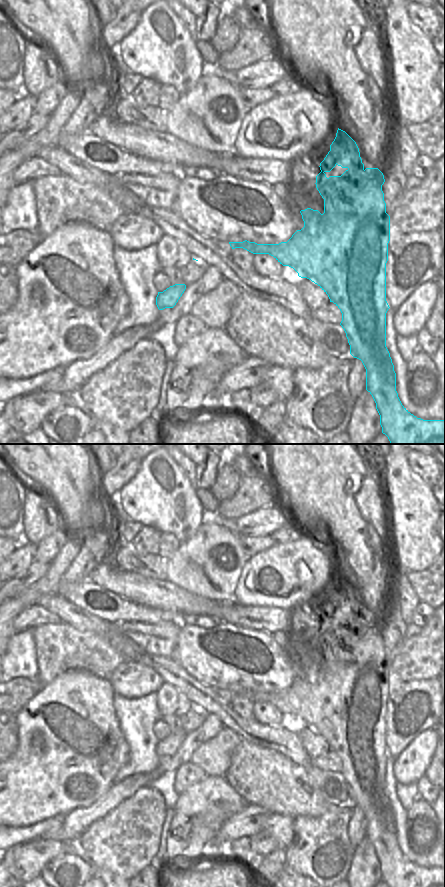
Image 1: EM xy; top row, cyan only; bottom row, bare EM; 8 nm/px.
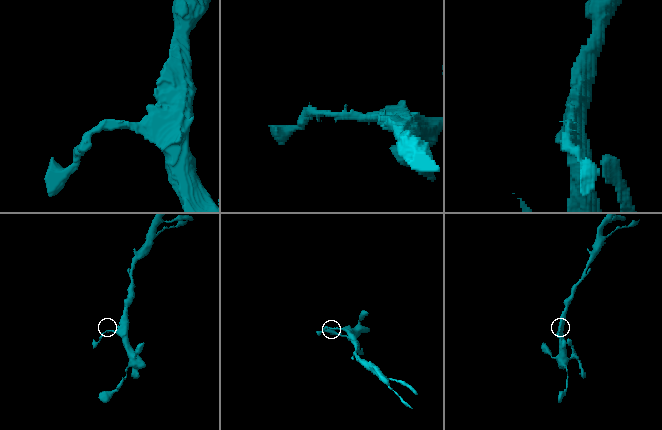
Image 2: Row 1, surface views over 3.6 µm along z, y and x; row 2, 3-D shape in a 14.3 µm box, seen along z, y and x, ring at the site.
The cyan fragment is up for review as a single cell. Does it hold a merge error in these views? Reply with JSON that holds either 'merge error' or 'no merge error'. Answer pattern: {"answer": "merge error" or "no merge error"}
{"answer": "no merge error"}

